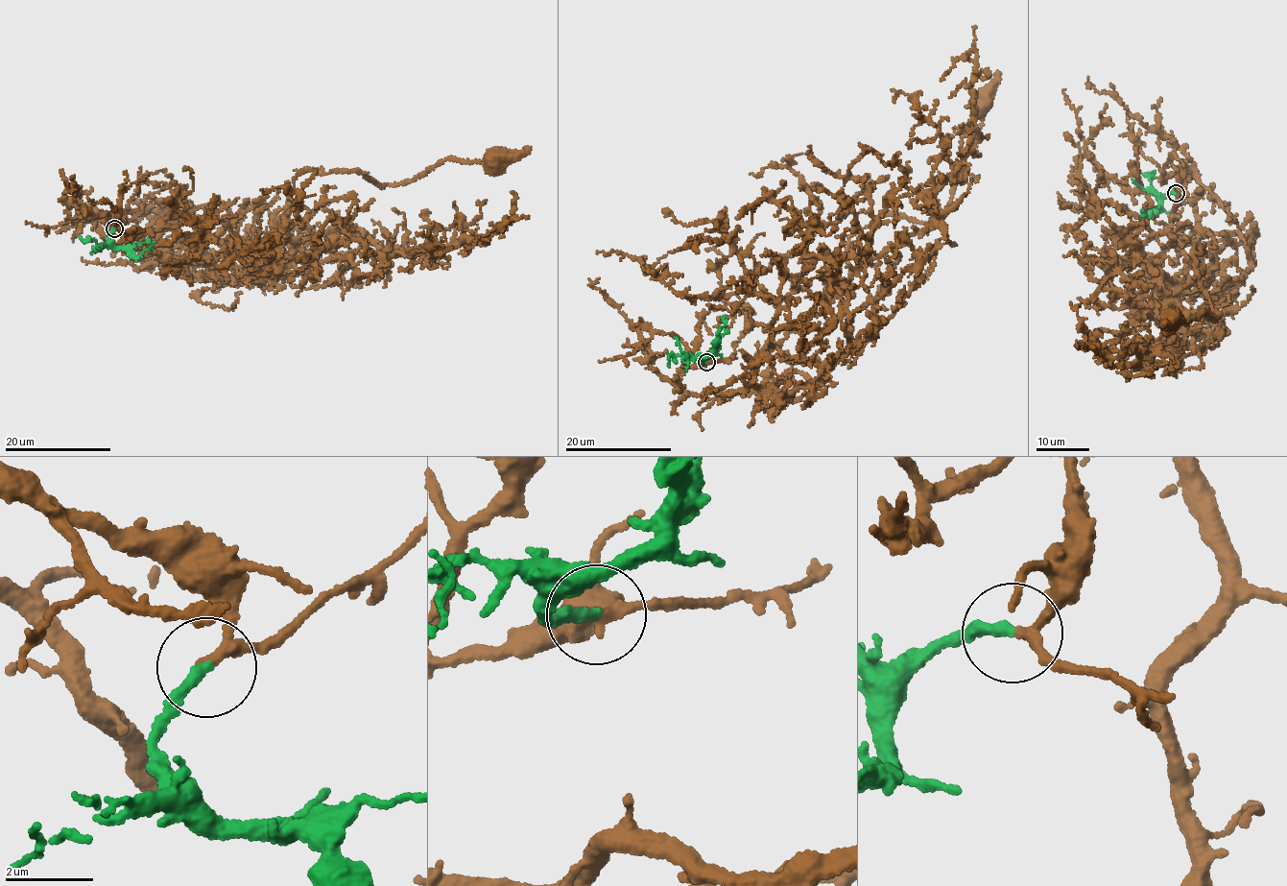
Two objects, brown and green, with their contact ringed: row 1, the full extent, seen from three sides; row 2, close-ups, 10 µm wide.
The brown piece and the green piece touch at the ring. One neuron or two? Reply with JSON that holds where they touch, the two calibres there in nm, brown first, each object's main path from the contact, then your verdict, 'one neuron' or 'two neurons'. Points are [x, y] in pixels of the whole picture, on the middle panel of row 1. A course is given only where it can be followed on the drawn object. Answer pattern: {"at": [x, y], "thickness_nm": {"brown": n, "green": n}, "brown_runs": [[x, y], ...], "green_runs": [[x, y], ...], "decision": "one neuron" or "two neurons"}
{"at": [706, 362], "thickness_nm": {"brown": 200, "green": 260}, "brown_runs": [[706, 362], [677, 387], [748, 387], [774, 333], [845, 287], [849, 237], [890, 213], [937, 225], [981, 103]], "green_runs": [[706, 362], [701, 362], [701, 359], [714, 349], [726, 316]], "decision": "one neuron"}

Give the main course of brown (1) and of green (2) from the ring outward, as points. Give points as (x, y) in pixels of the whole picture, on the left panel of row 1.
1: (114, 229), (78, 208), (122, 248), (212, 236), (242, 252), (266, 247), (304, 171), (381, 186), (496, 158)
2: (114, 229), (111, 230), (110, 241), (135, 258), (154, 243)

